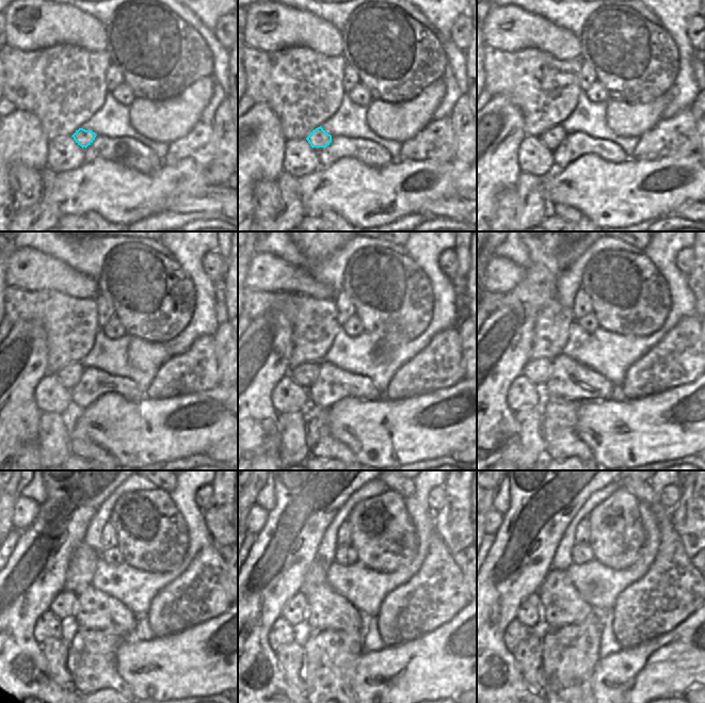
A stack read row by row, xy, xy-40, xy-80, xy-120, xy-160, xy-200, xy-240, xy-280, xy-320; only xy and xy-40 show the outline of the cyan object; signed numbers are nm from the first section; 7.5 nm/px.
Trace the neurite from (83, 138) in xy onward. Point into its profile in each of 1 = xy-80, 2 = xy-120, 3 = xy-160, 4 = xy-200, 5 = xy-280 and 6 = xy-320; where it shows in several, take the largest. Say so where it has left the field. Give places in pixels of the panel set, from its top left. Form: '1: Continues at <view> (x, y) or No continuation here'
1: Continues at xy-80 (551, 138)
2: Continues at xy-120 (68, 376)
3: Continues at xy-160 (305, 374)
4: Continues at xy-200 (539, 370)
5: Continues at xy-280 (294, 611)
6: Continues at xy-320 (529, 611)

